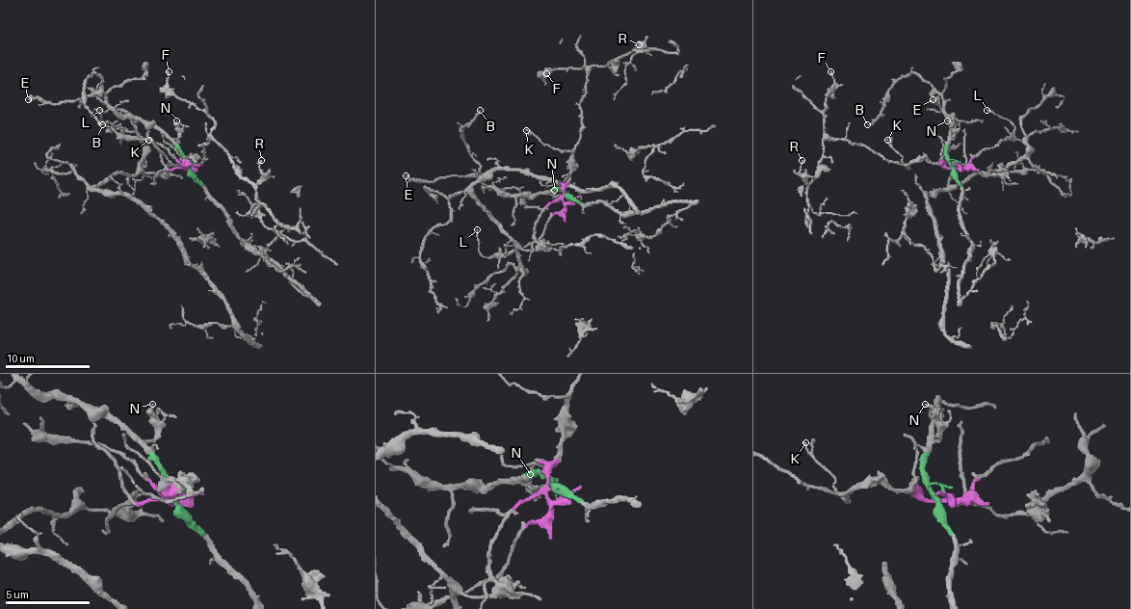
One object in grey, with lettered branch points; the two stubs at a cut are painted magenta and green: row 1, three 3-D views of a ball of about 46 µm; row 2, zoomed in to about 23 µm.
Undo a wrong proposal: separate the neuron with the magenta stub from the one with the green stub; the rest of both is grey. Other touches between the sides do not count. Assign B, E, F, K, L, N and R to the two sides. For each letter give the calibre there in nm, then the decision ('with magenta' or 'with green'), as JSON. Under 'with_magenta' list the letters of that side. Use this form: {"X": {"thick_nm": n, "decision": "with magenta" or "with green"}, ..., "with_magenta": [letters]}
{"B": {"thick_nm": 180, "decision": "with green"}, "E": {"thick_nm": 240, "decision": "with green"}, "F": {"thick_nm": 130, "decision": "with magenta"}, "K": {"thick_nm": 90, "decision": "with magenta"}, "L": {"thick_nm": 110, "decision": "with magenta"}, "N": {"thick_nm": 240, "decision": "with green"}, "R": {"thick_nm": 130, "decision": "with magenta"}, "with_magenta": ["F", "K", "L", "R"]}

